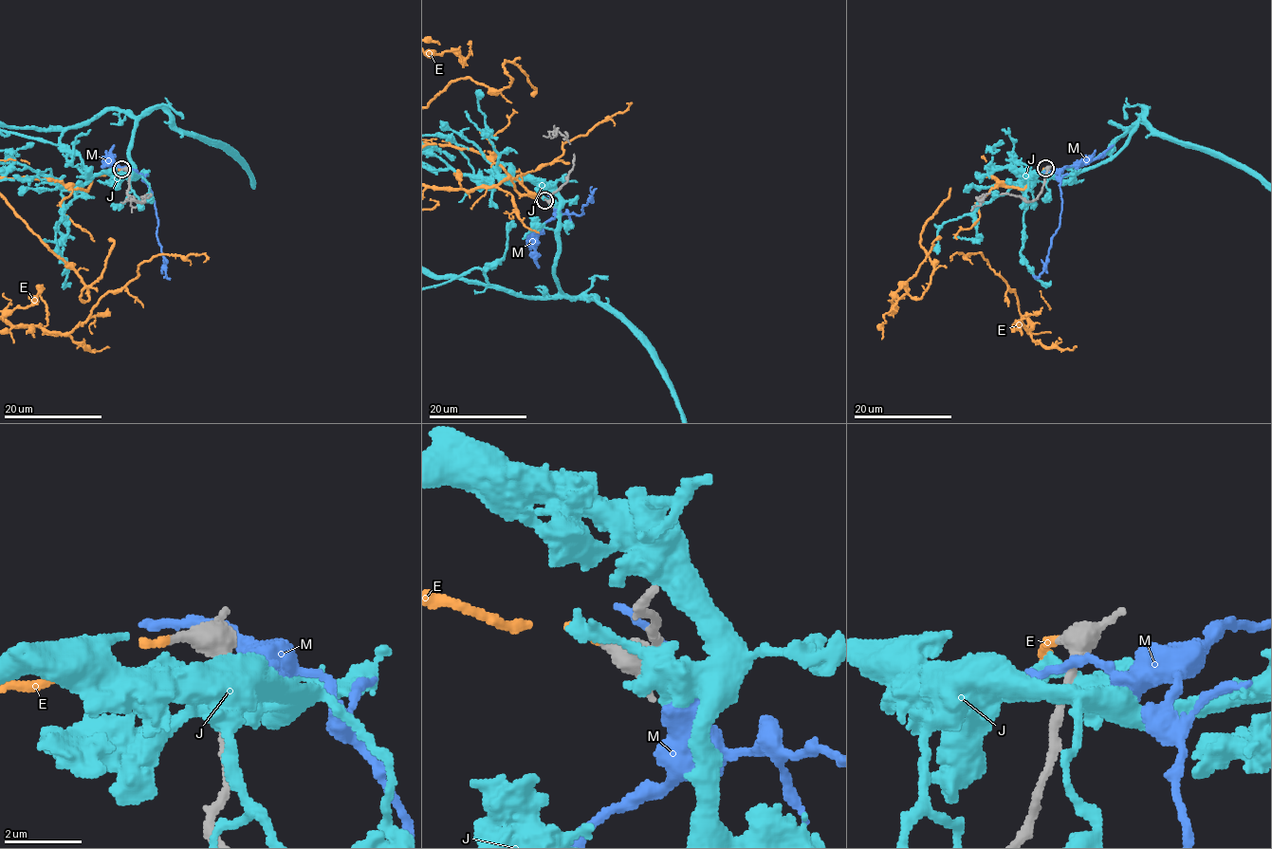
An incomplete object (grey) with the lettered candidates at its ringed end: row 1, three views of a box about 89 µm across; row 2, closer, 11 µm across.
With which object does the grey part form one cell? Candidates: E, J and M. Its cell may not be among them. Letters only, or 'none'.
E

